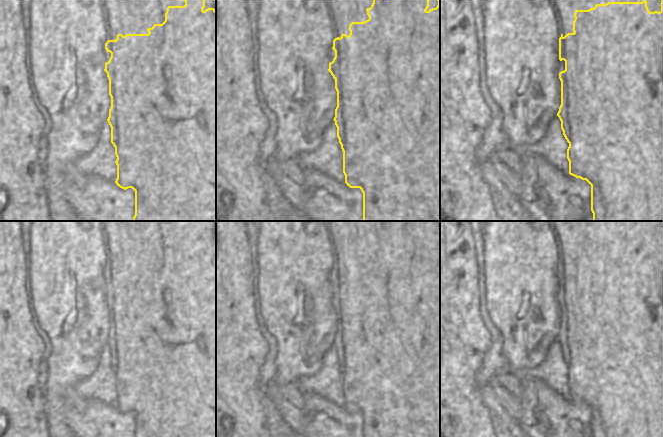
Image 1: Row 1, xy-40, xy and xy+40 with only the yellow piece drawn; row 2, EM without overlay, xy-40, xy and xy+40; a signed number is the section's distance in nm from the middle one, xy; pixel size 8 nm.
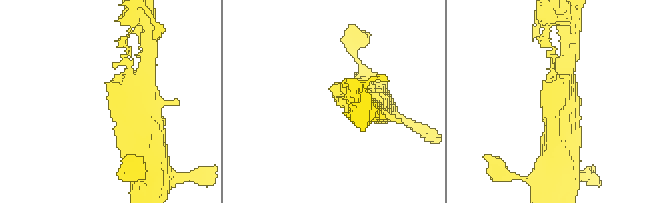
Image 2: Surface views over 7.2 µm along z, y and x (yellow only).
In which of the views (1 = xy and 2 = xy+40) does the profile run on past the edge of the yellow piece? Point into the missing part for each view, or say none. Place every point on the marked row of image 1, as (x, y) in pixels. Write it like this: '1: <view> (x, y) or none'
1: none
2: none

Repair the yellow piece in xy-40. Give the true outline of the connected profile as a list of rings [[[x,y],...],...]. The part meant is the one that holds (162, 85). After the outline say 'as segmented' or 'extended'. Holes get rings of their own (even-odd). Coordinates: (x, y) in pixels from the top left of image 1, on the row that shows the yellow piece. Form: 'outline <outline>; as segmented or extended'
outline [[[184,0],[184,6],[168,6],[165,13],[165,21],[162,24],[154,24],[148,28],[148,34],[122,34],[117,35],[116,40],[108,40],[105,43],[105,49],[111,53],[108,62],[105,63],[104,71],[109,79],[109,95],[111,97],[111,107],[107,119],[111,127],[111,143],[115,147],[117,157],[117,179],[115,183],[120,188],[126,190],[132,188],[135,191],[135,215],[133,221],[216,221],[216,10],[208,8],[205,11],[205,0]]]; as segmented

